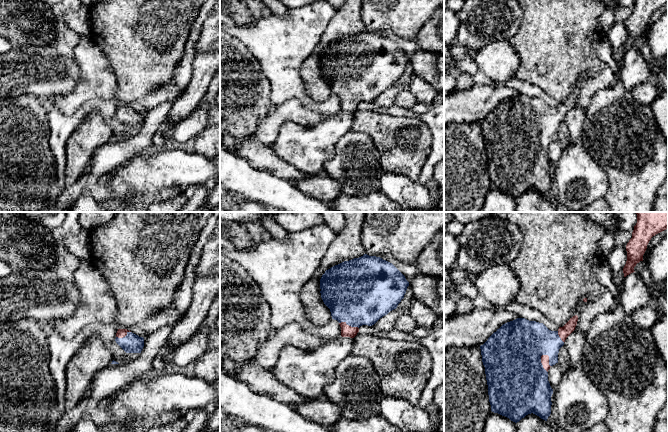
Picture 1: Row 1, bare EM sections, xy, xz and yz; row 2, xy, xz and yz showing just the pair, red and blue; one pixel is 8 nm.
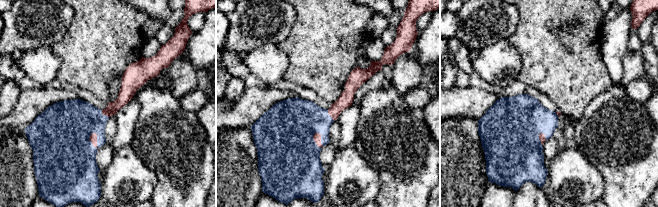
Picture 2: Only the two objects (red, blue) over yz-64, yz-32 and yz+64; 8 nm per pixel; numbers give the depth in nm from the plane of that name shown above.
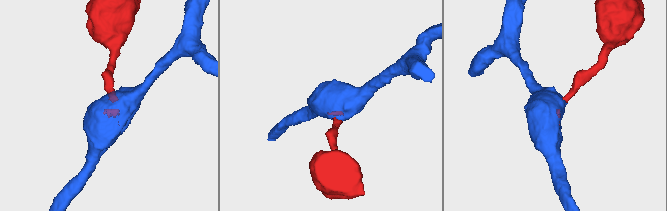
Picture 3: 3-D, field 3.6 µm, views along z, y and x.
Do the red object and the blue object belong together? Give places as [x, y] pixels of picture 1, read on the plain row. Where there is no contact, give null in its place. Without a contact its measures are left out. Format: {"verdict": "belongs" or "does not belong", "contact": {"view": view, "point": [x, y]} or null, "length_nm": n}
{"verdict": "belongs", "contact": {"view": "yz", "point": [541, 138]}, "length_nm": 160}

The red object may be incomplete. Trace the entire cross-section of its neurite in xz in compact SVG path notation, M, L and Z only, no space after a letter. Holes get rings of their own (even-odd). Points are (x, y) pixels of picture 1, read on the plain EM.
M364 30L363 32L359 34L354 34L349 37L344 37L338 41L331 43L330 45L325 47L325 49L322 51L320 55L320 65L321 65L320 69L321 69L321 74L324 80L330 85L332 95L337 96L339 98L339 101L341 103L341 112L350 113L350 114L354 114L357 111L357 109L359 108L360 102L362 101L372 102L380 94L387 91L390 87L396 85L398 80L404 74L404 71L406 69L408 62L409 62L409 58L406 56L405 52L392 39L386 36L383 36L380 33L369 32L367 30Z

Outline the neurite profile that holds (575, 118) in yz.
M573 107L565 116L564 122L569 130L569 143L574 144L582 136L582 128L586 118L586 109Z

